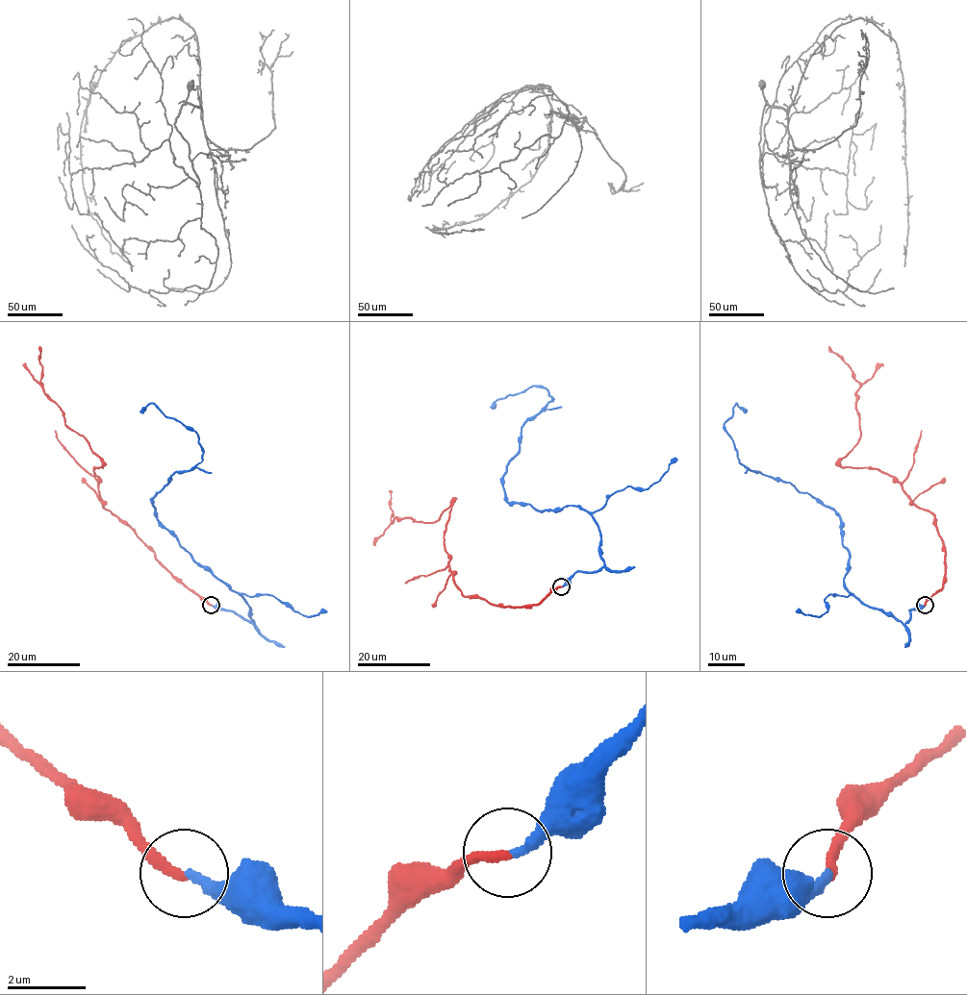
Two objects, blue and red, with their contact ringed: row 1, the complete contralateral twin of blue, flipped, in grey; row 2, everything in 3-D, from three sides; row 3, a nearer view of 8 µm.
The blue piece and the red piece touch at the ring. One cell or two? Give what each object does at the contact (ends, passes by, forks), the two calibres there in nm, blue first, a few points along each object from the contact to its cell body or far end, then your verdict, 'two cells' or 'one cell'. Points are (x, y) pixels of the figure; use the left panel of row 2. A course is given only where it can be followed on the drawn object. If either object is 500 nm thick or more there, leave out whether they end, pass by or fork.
blue ends | red ends | 240/280 nm | blue via (211, 605), (253, 624), (153, 507), (176, 471), (202, 460), (199, 436), (153, 403), (141, 412) | red via (211, 605), (104, 508), (93, 469), (101, 467), (102, 460), (64, 423), (63, 412), (42, 387), (39, 346) | one cell

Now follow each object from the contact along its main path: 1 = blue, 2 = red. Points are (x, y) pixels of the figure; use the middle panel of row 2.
1: (561, 586), (603, 565), (598, 525), (503, 490), (522, 425), (552, 399), (532, 386), (492, 408)
2: (561, 586), (523, 607), (499, 607), (465, 596), (445, 547), (452, 502), (434, 522), (393, 521), (390, 491)

